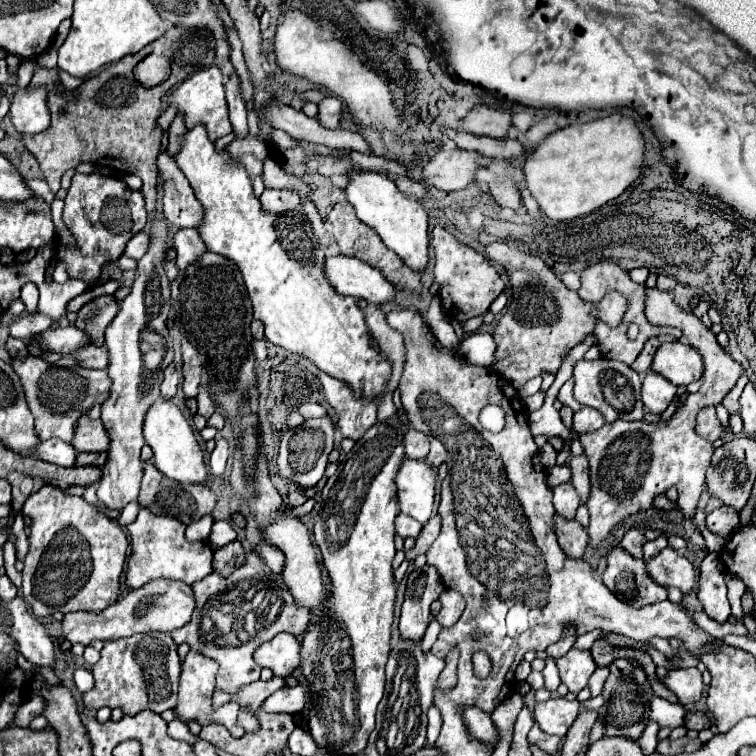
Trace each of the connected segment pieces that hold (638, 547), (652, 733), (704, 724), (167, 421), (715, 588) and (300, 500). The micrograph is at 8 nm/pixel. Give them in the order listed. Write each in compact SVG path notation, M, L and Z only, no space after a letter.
M630 528L630 530L624 534L620 546L622 546L626 552L630 552L632 556L642 558L642 556L644 556L642 546L644 546L644 542L646 542L644 532L646 532L646 528L642 528L642 530L638 530L638 528Z
M650 720L646 724L646 730L642 732L640 736L640 746L644 748L644 752L654 752L656 750L656 744L658 744L658 730L660 730L660 724Z
M690 711L690 714L686 714L686 724L684 726L700 732L704 728L710 728L710 718L700 711Z
M158 398L152 408L148 408L146 416L144 416L144 438L146 444L152 448L154 452L154 464L156 468L178 482L202 482L206 480L206 466L204 466L204 458L202 458L202 450L196 442L196 436L190 428L190 424L186 422L184 414L178 410L178 406L174 404L172 398Z
M708 552L700 564L698 598L704 606L704 612L716 622L726 622L730 616L724 574L726 574L726 568L724 568L720 556L716 552Z
M294 488L294 490L290 490L288 492L288 498L286 498L286 502L288 502L288 506L300 506L300 504L304 504L308 498L306 498L306 490L304 488Z

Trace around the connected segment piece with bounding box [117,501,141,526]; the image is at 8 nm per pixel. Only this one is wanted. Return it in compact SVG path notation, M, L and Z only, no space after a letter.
M137 501L128 503L117 519L118 523L121 526L127 526L132 523L136 519L140 509L141 506Z

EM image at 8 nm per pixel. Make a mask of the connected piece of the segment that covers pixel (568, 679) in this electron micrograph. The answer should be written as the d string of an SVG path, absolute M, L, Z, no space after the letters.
M570 648L570 652L562 658L558 658L556 664L558 664L558 670L560 670L562 682L574 694L580 692L588 684L588 678L596 670L596 664L594 664L590 652L582 652L582 650L576 650L576 648Z

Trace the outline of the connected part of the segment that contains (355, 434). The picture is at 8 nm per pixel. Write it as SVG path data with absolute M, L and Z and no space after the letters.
M314 370L314 376L320 380L324 388L326 402L336 410L338 414L338 428L342 436L360 440L362 434L376 424L376 402L370 398L356 398L354 390L342 382L336 380L320 370Z

